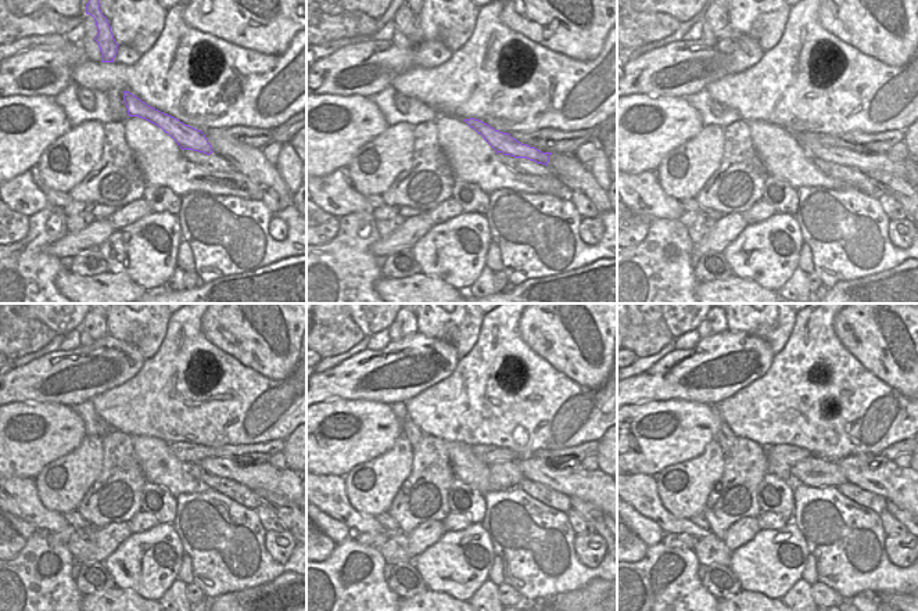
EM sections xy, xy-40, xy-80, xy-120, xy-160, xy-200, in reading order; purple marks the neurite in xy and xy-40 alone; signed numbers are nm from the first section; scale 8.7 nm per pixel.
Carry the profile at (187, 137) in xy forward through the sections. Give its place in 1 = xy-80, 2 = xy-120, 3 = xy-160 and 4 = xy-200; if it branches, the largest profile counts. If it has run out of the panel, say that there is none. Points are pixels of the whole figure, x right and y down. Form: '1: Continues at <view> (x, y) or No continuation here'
1: Continues at xy-80 (864, 164)
2: Continues at xy-120 (262, 475)
3: Continues at xy-160 (570, 478)
4: Continues at xy-200 (879, 475)

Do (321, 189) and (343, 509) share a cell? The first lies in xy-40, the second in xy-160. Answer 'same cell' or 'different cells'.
same cell

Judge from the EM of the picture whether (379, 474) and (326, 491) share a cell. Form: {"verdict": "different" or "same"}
{"verdict": "different"}

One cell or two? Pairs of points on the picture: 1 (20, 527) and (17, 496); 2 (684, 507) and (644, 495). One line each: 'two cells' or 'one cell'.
1: two cells
2: two cells

